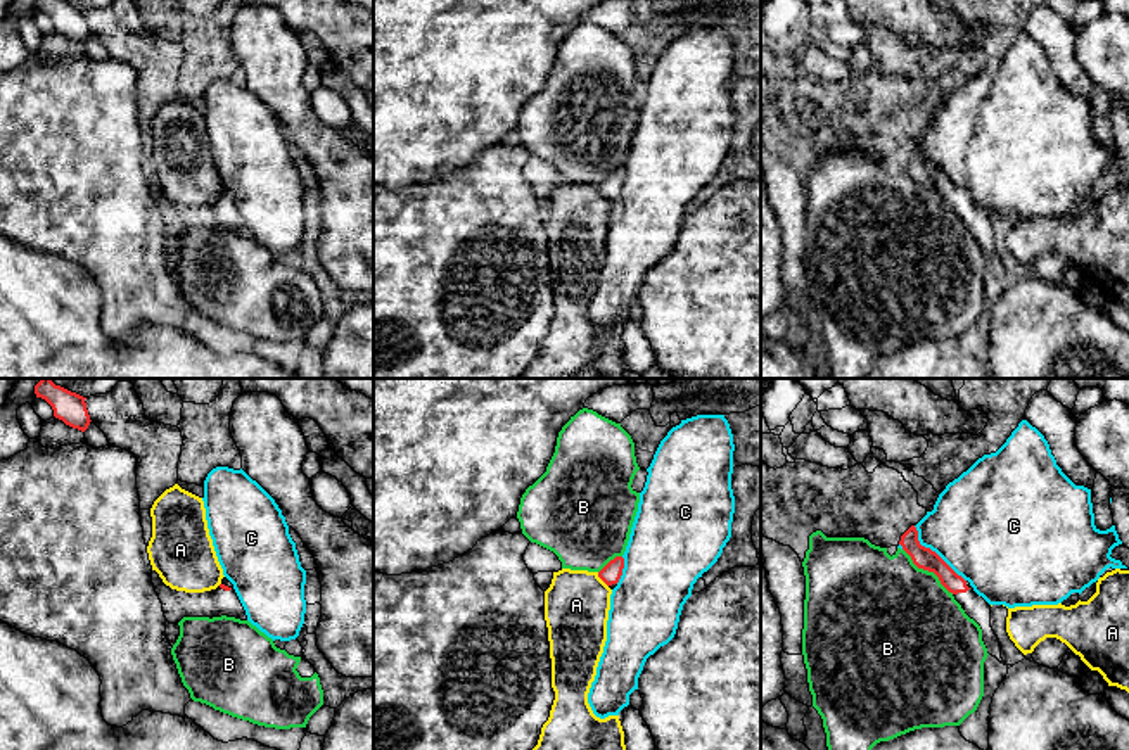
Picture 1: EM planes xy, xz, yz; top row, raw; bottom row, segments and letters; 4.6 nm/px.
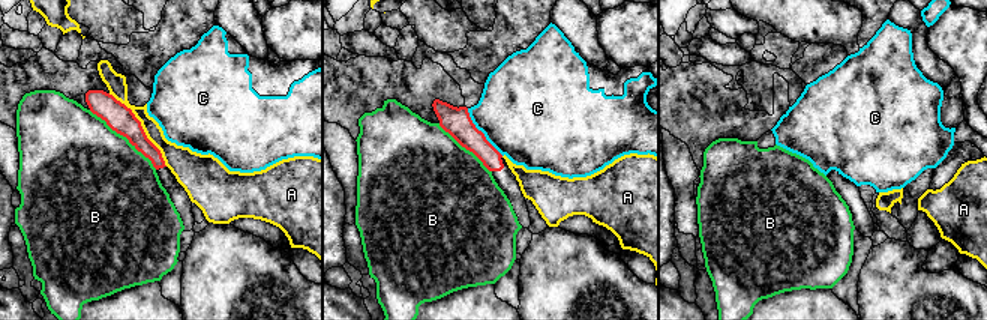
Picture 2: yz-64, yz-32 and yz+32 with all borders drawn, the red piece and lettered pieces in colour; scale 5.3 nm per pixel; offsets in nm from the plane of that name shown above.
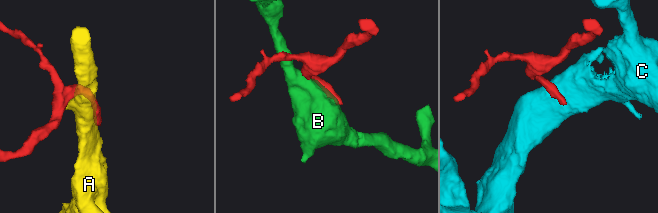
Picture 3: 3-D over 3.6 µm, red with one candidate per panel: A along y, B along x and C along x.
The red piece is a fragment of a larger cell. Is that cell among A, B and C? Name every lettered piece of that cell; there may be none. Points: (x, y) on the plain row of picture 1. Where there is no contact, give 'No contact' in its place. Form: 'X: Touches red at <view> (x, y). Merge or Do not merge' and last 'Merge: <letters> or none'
A: Touches red at xz (600, 190). Do not merge
B: Touches red at yz (927, 182). Do not merge
C: Touches red at yz (934, 165). Do not merge
Merge: none

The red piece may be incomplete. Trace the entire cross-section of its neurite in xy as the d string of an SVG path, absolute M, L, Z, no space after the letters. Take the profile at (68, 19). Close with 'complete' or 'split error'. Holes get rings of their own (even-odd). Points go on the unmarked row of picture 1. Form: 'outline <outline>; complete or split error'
outline M35 0L36 10L45 12L54 29L62 33L66 38L85 45L90 38L90 28L83 9L71 5L64 0Z; complete

